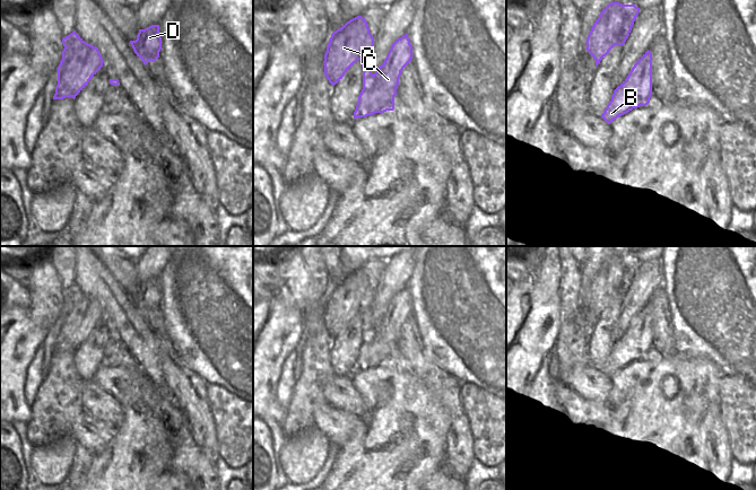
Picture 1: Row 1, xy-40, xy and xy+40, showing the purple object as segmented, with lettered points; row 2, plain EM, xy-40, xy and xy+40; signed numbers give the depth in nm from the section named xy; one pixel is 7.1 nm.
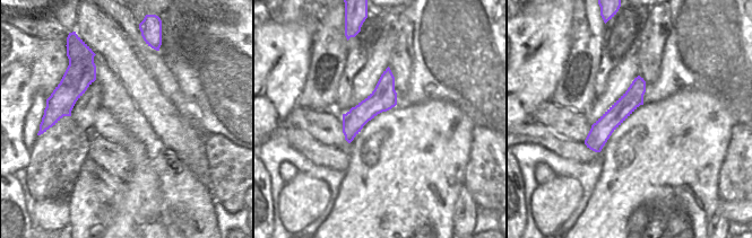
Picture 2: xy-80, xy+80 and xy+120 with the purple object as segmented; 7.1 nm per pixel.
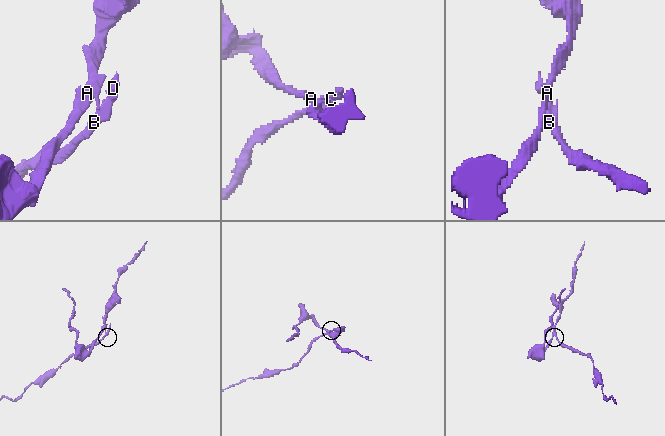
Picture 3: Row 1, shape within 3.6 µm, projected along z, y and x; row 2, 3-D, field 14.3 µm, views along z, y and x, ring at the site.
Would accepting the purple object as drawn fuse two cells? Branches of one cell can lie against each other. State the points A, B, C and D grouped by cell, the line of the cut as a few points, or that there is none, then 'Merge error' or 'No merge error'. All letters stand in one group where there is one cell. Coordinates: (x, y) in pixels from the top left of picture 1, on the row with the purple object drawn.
Groups: A / B C D. Split along xy (368, 53), (363, 54), (358, 59). Merge error.

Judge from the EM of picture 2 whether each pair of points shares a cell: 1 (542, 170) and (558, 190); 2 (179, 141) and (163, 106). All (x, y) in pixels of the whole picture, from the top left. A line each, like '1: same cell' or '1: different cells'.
1: different cells
2: different cells

